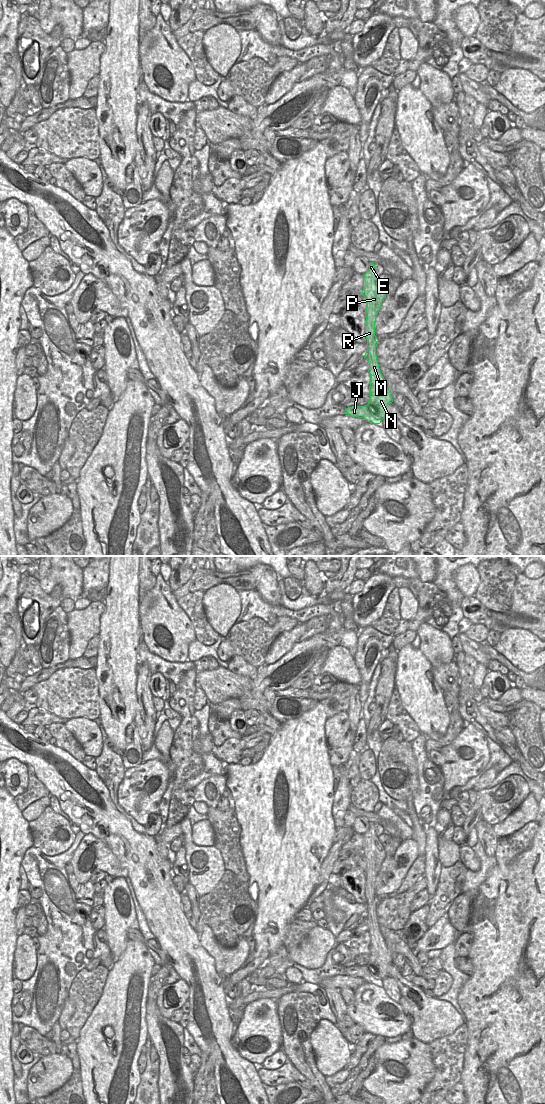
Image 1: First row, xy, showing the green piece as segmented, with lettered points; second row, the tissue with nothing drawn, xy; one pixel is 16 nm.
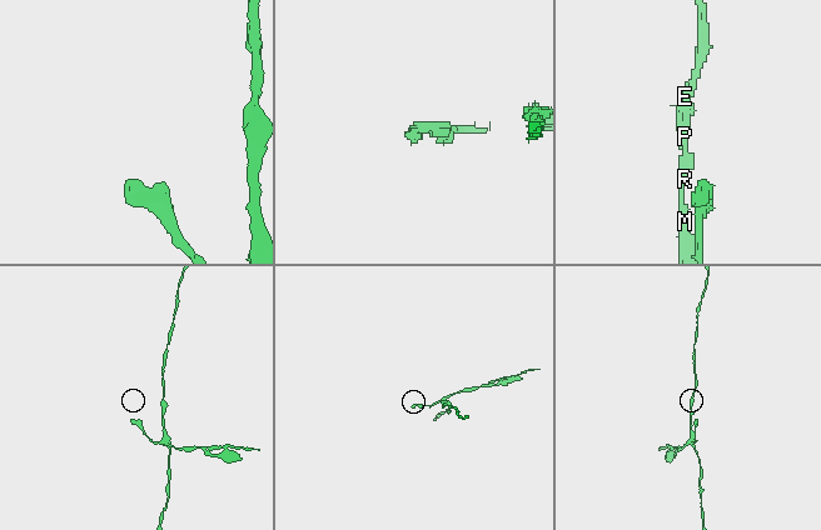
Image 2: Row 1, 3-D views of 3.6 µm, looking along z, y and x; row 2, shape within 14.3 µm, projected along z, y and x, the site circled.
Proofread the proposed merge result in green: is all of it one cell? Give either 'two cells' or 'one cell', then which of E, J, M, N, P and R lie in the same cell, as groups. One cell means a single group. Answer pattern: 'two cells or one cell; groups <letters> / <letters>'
two cells; groups E M N P R / J

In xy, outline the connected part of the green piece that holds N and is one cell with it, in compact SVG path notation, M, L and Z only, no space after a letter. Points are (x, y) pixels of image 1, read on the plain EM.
M369 823L369 830L363 835L363 850L362 855L366 860L365 870L365 896L367 899L367 912L364 918L369 923L369 934L370 934L370 958L367 966L373 966L378 971L378 977L376 981L381 981L386 978L387 966L393 962L391 953L387 948L384 937L381 934L379 924L377 921L376 907L377 897L375 896L375 881L376 876L380 870L382 862L386 858L386 852L384 845L381 844L379 838L375 834L375 824Z

